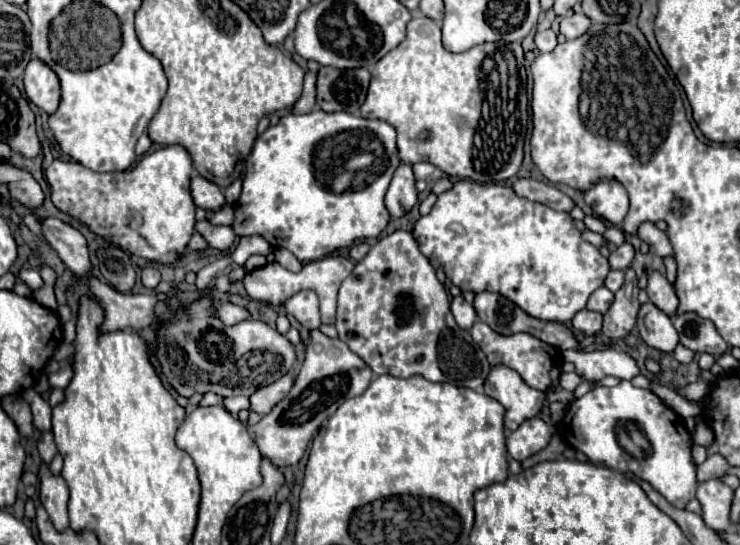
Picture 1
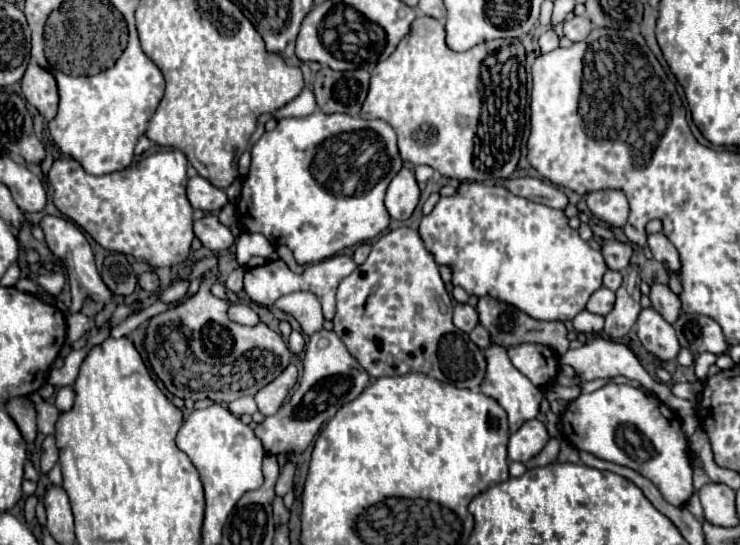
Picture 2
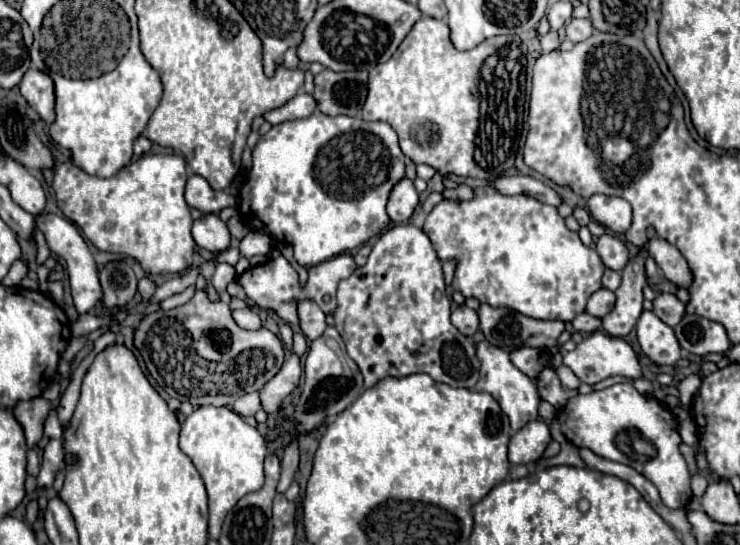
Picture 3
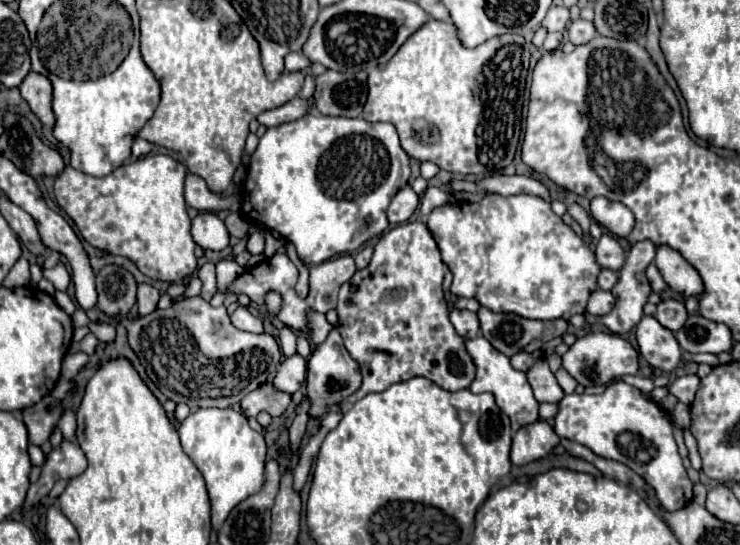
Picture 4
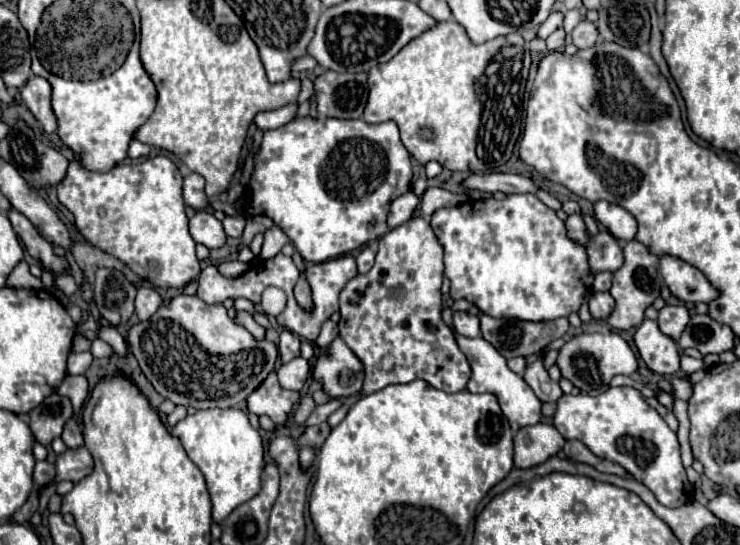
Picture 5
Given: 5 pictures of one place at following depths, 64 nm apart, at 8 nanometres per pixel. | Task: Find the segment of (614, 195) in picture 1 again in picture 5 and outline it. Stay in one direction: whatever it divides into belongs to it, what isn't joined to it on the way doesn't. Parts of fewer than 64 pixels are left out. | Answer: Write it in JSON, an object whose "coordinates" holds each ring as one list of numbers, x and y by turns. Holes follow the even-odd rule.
{"coordinates":[[600,200,594,204,594,216,620,240,632,240,638,232,636,218,628,210,620,208,618,204]]}

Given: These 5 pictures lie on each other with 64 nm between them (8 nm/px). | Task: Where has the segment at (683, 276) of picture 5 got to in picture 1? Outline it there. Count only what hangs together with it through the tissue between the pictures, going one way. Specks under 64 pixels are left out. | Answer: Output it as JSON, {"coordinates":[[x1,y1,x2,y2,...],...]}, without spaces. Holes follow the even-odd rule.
{"coordinates":[[644,222,638,228,638,236,640,236,640,240,644,240,650,246,650,252,652,254,656,254,660,258,668,258,668,256,674,254,668,236,662,230,658,230,652,222]]}

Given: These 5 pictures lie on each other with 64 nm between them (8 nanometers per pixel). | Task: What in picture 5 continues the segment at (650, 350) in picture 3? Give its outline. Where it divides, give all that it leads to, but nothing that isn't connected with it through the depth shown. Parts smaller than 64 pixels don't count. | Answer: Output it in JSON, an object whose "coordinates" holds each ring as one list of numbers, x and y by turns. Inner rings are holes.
{"coordinates":[[644,320,636,328,634,344,638,348,640,358,652,372,666,376,666,374,676,374,680,370,680,356,676,342,664,336,656,322]]}

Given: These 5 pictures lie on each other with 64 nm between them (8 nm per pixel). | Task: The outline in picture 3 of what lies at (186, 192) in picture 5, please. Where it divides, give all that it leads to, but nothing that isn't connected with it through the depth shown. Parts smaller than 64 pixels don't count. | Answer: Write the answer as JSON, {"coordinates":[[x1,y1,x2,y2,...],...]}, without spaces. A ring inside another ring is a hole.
{"coordinates":[[190,176,186,182,186,202,190,208,198,208,200,212,218,214,222,208,238,206,236,198,226,192,216,192,208,186,208,182,202,176]]}

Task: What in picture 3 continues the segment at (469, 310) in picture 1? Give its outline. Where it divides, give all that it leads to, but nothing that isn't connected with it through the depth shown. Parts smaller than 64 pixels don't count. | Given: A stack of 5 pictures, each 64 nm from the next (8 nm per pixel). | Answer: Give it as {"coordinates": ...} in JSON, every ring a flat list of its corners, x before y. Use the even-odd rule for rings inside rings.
{"coordinates":[[456,306,452,310,452,324,458,328,460,334,472,338,478,328,480,328,480,322,478,322,478,314,466,306]]}

